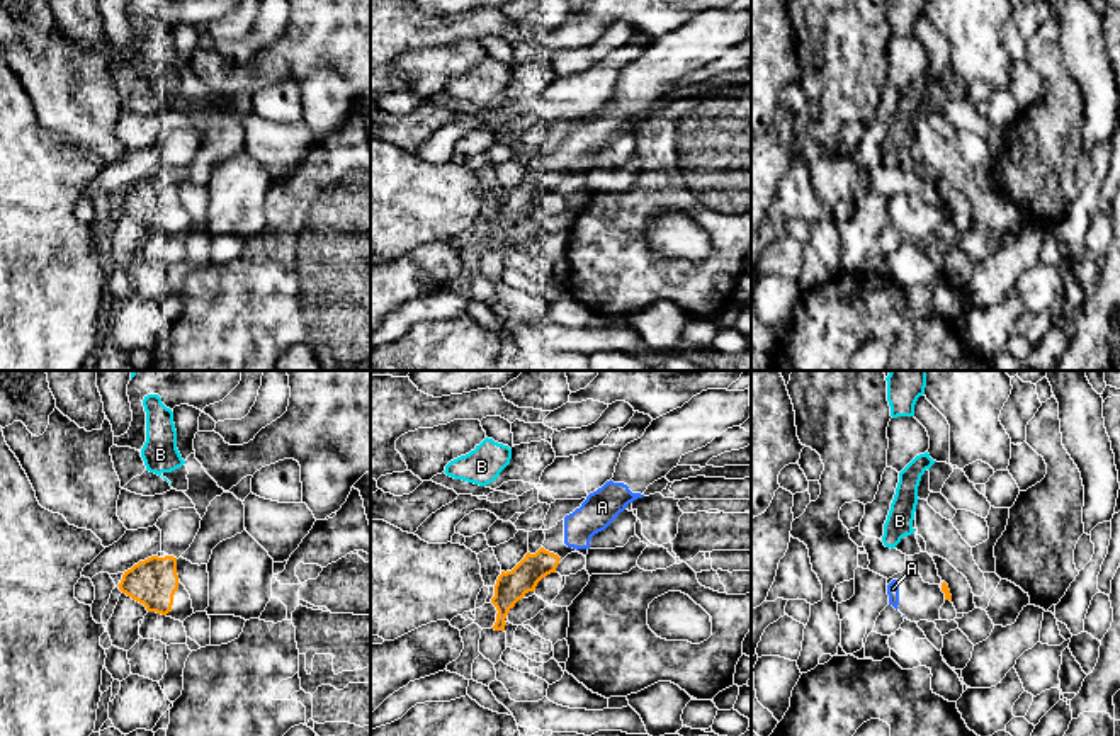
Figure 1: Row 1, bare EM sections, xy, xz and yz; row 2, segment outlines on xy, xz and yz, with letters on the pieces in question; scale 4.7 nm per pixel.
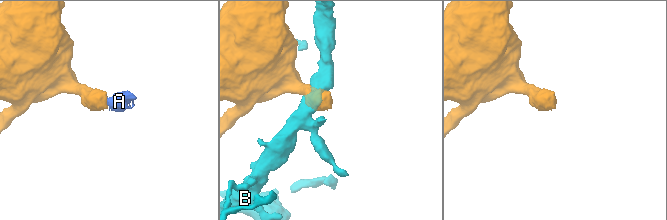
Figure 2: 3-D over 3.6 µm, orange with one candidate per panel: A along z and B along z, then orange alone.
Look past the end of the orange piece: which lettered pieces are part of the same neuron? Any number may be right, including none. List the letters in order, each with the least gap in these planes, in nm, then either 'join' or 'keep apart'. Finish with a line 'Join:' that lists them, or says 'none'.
A: 70 nm apart; join
B: 280 nm apart; keep apart
Join: A

